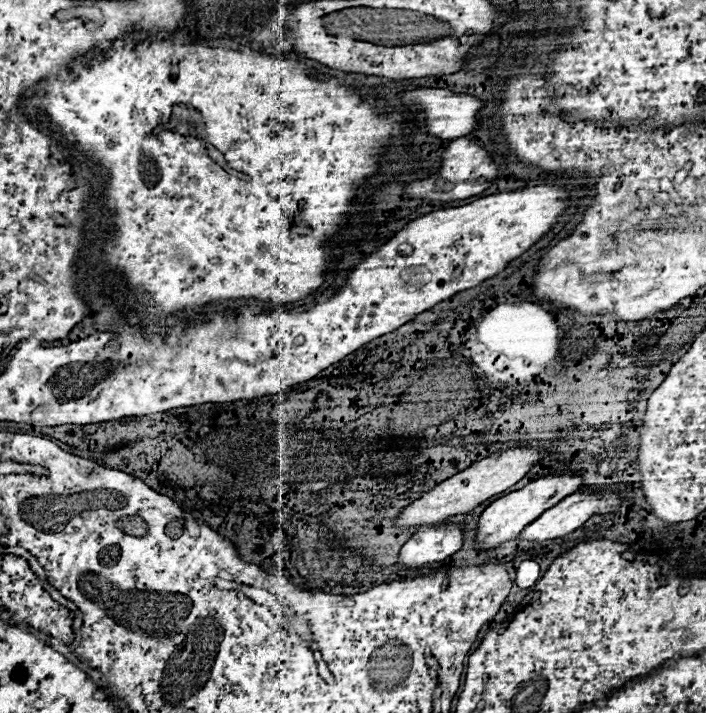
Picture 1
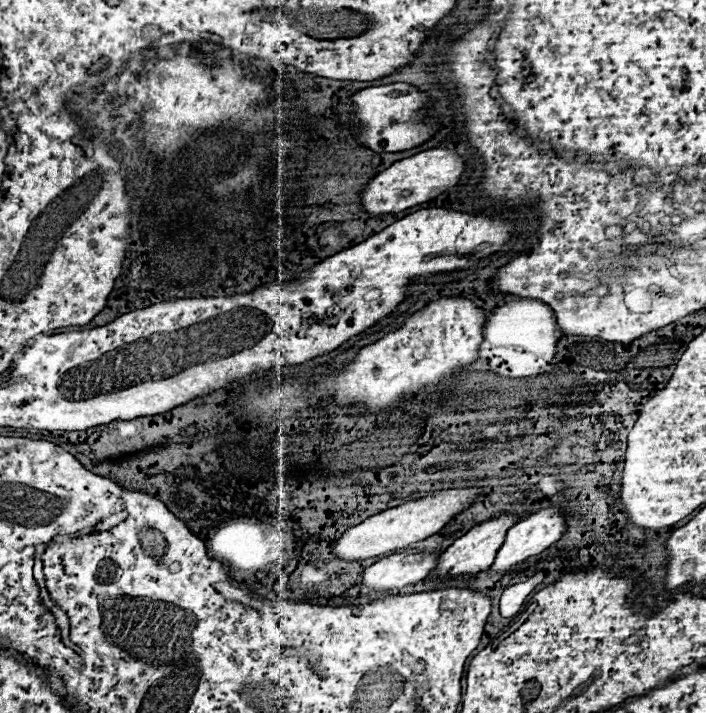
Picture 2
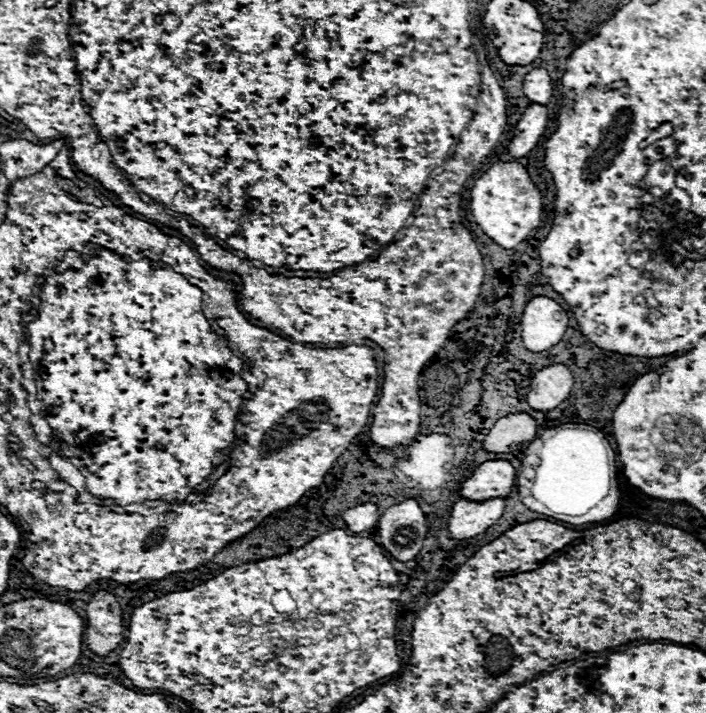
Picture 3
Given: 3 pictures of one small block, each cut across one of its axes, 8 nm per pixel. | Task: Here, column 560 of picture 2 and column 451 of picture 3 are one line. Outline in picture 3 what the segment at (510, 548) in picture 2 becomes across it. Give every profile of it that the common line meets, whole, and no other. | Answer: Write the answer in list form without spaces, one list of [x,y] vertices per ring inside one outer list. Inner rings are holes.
[[[460,498],[454,504],[448,520],[450,538],[468,540],[482,534],[486,528],[498,522],[498,518],[504,514],[504,506],[506,506],[506,498],[484,500],[484,502]]]

